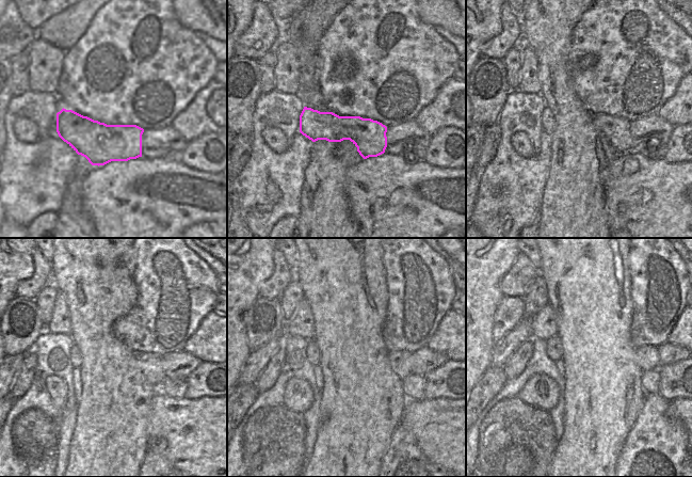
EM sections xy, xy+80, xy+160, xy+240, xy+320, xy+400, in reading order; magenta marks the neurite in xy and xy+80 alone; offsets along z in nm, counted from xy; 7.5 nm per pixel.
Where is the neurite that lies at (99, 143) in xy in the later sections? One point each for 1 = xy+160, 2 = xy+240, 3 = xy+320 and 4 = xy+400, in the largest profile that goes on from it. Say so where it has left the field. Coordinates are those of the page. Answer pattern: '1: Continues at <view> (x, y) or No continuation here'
1: Continues at xy+160 (617, 130)
2: Continues at xy+240 (149, 364)
3: Continues at xy+320 (400, 361)
4: Continues at xy+400 (646, 358).

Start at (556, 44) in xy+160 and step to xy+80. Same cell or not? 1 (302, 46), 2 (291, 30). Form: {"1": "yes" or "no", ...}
{"1": "yes", "2": "yes"}

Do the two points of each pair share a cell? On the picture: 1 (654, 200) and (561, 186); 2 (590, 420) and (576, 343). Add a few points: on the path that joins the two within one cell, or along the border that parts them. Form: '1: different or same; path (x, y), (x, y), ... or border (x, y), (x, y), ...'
1: different; border (608, 168), (605, 179), (605, 210), (607, 217)
2: same; path (586, 401), (586, 362)

